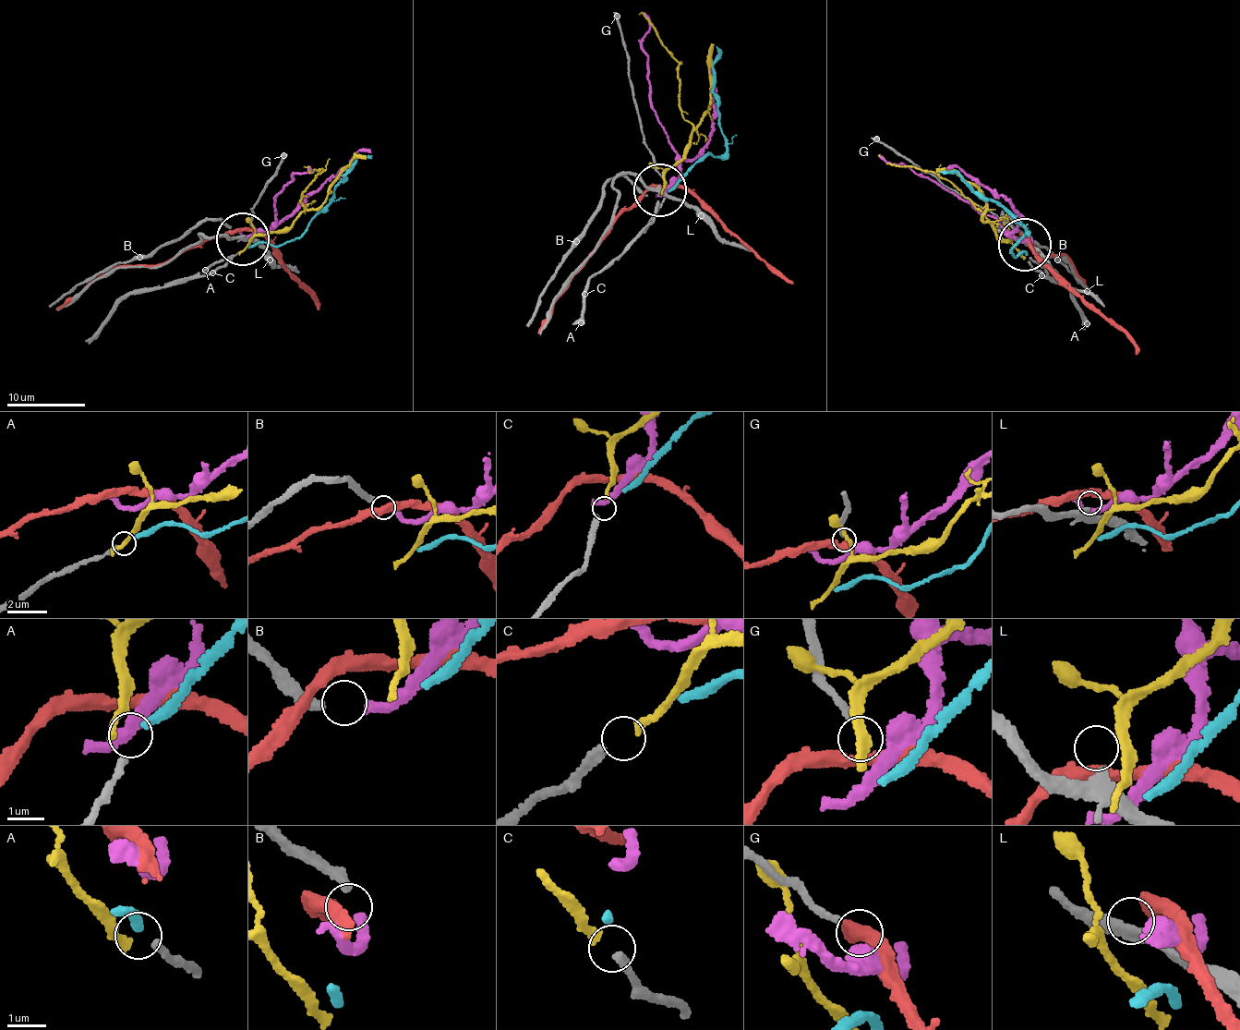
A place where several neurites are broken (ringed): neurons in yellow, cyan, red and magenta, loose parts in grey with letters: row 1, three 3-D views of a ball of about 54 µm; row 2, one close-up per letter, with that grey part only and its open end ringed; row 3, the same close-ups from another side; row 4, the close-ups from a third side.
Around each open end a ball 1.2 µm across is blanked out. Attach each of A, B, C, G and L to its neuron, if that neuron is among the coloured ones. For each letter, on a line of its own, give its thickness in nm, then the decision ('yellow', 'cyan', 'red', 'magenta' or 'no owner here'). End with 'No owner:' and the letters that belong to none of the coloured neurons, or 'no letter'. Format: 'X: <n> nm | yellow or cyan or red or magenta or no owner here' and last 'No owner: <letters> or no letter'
A: 170 nm | cyan
B: 280 nm | magenta
C: 220 nm | yellow
G: 170 nm | red
L: 200 nm | no owner here
No owner: L

